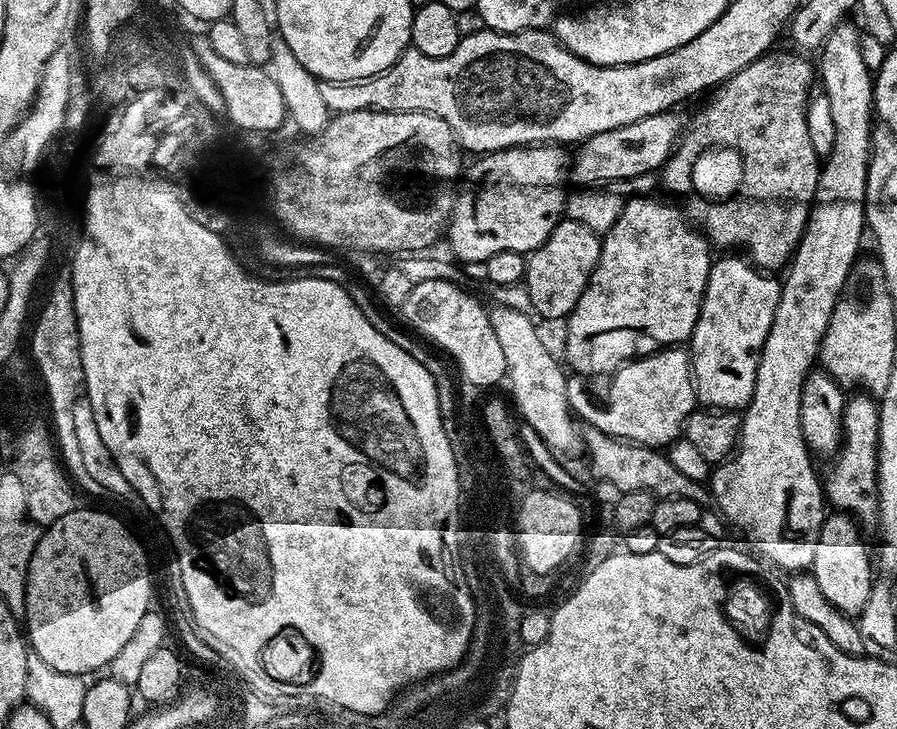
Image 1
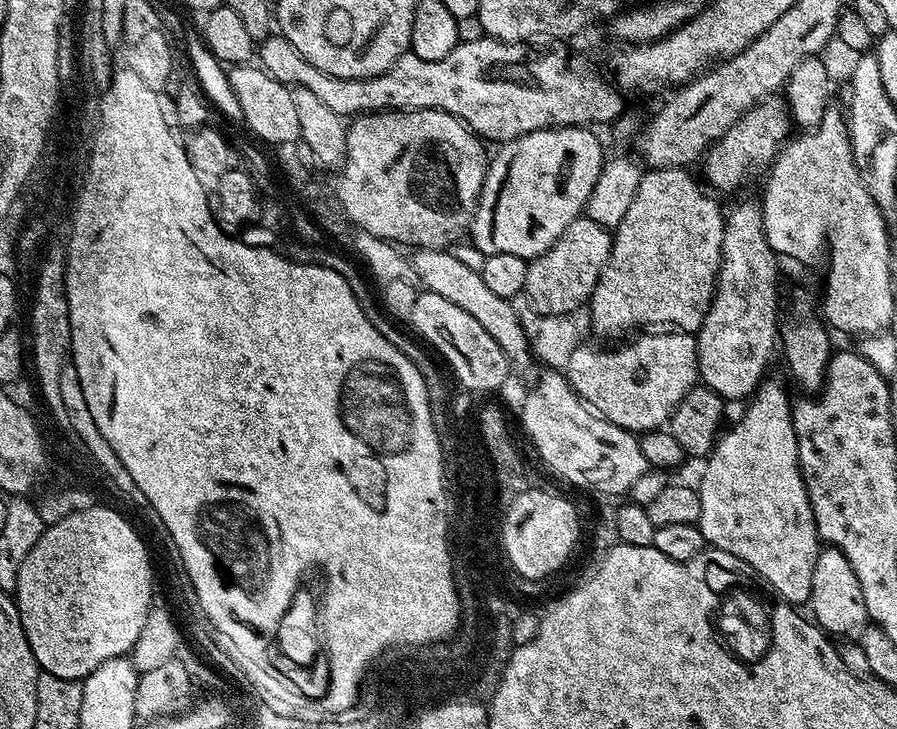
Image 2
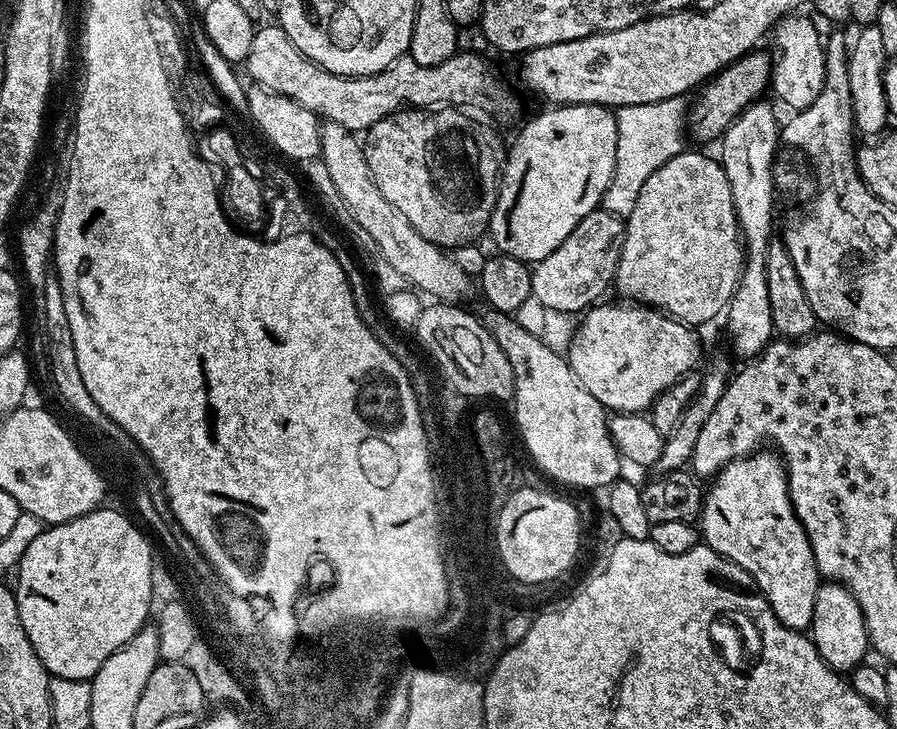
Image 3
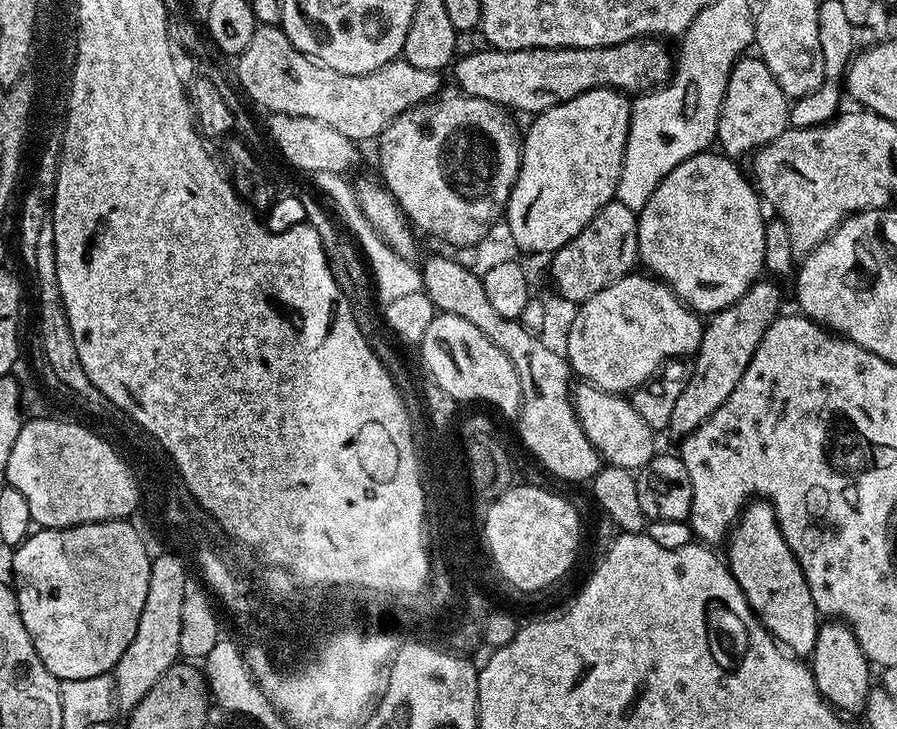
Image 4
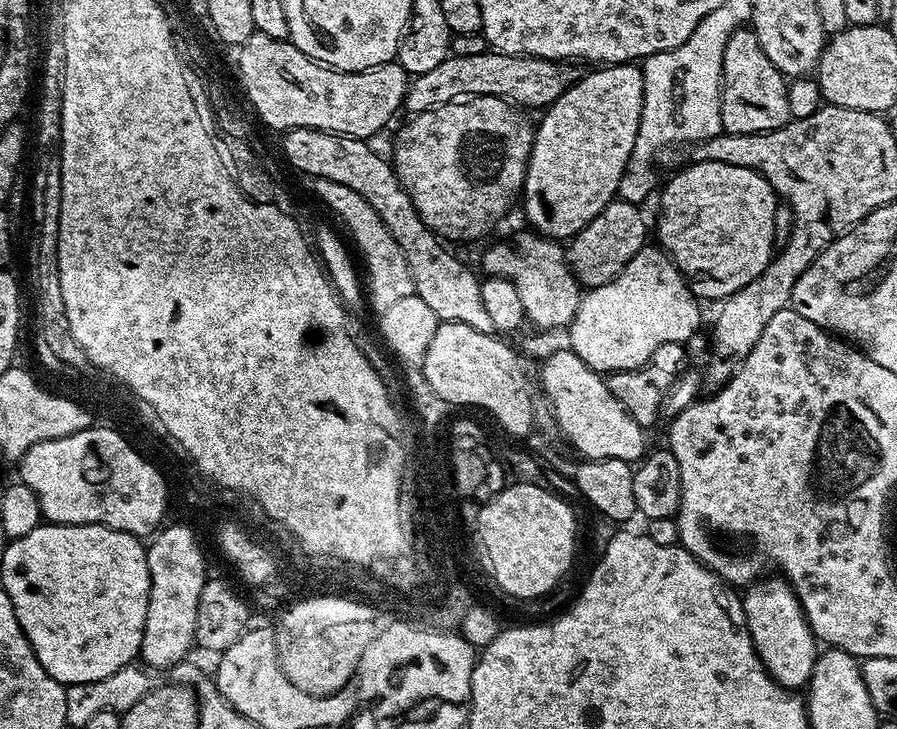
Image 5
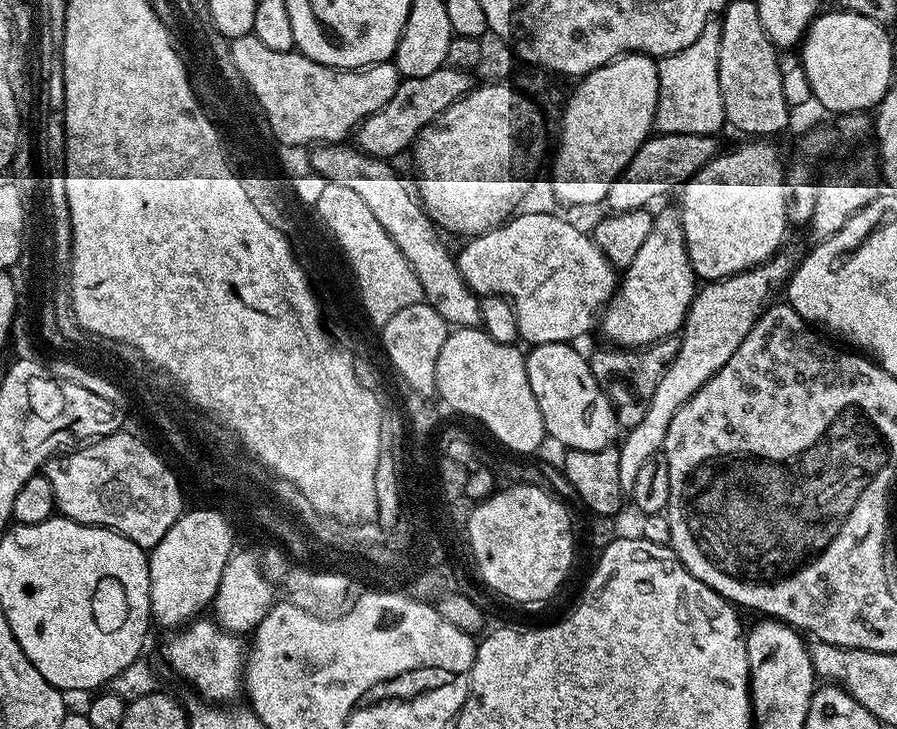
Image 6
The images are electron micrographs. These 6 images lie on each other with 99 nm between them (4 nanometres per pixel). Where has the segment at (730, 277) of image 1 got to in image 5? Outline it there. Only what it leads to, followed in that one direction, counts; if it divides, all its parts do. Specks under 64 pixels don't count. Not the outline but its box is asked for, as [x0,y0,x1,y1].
[720,26,788,134]

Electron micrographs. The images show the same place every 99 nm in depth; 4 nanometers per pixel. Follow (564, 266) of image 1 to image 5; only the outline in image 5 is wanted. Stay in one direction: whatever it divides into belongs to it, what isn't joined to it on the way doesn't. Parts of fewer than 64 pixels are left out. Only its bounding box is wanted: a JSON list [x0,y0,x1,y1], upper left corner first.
[566,198,650,289]

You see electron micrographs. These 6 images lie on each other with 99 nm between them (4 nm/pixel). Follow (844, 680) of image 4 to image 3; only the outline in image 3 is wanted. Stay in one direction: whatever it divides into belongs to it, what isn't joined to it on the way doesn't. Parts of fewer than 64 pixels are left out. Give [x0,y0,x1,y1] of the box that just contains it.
[810,583,870,674]

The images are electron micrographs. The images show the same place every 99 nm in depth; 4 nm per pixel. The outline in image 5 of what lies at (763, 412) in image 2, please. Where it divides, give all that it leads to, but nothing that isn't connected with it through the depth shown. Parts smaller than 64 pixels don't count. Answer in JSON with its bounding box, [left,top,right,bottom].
[743,578,818,690]

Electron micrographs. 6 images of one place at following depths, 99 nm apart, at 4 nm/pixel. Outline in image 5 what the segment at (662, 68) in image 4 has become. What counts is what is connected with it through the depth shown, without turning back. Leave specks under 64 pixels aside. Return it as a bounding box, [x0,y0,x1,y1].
[403,50,573,114]

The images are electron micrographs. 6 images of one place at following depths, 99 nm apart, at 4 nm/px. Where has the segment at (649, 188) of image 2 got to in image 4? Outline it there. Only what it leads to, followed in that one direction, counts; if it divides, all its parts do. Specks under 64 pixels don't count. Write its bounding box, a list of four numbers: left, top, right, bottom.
[636,150,766,314]

